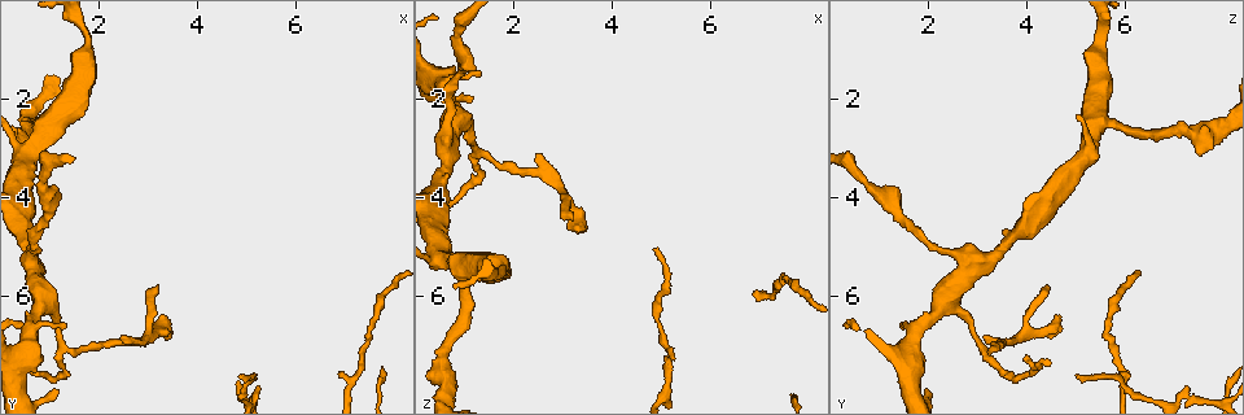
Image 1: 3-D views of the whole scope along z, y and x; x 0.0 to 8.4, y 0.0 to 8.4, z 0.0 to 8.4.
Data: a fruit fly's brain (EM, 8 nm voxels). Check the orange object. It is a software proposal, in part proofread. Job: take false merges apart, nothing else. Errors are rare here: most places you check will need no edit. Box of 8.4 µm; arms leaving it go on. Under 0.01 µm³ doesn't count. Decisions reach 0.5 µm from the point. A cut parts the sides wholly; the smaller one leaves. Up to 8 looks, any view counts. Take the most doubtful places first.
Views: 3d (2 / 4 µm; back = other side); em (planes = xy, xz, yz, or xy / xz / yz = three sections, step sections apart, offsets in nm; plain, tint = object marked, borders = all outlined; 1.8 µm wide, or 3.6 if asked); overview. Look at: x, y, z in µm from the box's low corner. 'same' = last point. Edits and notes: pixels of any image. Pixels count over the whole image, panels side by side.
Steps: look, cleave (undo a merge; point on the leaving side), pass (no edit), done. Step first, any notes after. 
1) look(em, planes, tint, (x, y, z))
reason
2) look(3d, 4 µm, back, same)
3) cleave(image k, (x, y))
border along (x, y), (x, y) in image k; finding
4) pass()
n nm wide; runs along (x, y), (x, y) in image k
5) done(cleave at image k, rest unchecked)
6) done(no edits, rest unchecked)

look(3d, 2 µm, (3.05, 6.75, 3.90))
branch point

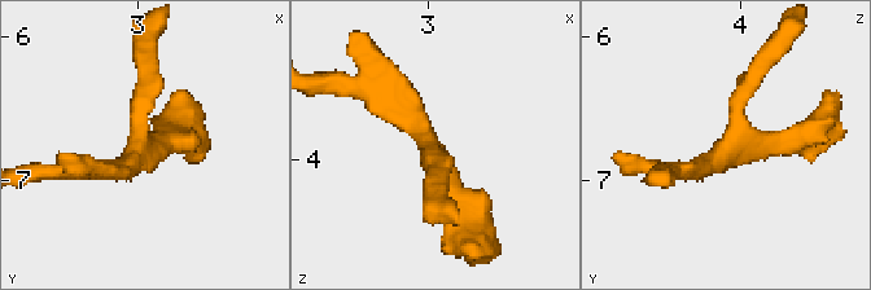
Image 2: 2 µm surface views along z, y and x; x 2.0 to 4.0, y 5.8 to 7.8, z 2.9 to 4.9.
look(em, xy, step 16, tint, (3.00, 6.78, 3.86))
3 arms

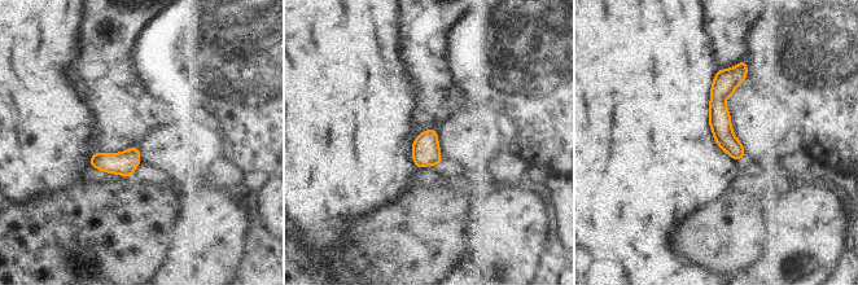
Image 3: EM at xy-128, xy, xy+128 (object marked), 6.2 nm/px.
pass()
90 nm wide; runs along (743, 70), (719, 93), (738, 157) in image 3; one cell here

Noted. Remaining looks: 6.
look(em, planes, tint, (1.25, 7.00, 3.10))
abrupt turn

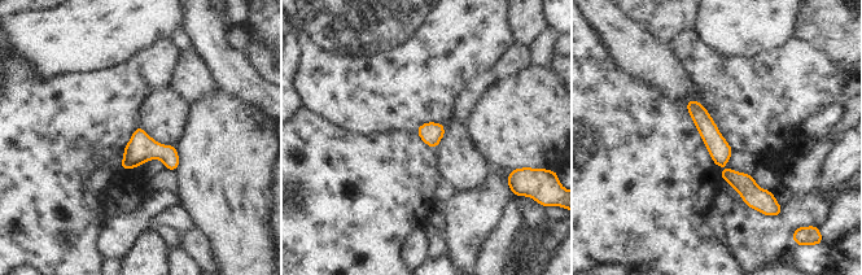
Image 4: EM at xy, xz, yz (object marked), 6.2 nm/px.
pass()
runs along (691, 103), (720, 151), (720, 162) in image 4; one cell here

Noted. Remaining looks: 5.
look(em, planes, tint, (0.65, 5.40, 3.00))
two arms in line, one across

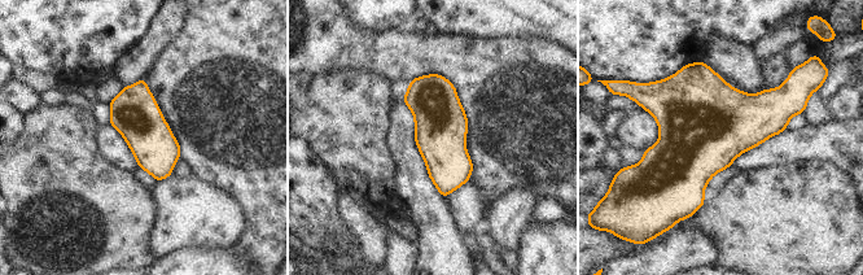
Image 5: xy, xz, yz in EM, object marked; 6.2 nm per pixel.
pass()
one cell here

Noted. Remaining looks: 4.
done(no edits, rest unchecked)

